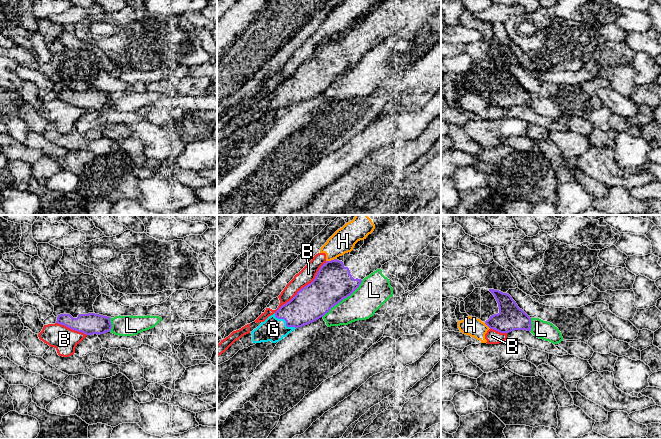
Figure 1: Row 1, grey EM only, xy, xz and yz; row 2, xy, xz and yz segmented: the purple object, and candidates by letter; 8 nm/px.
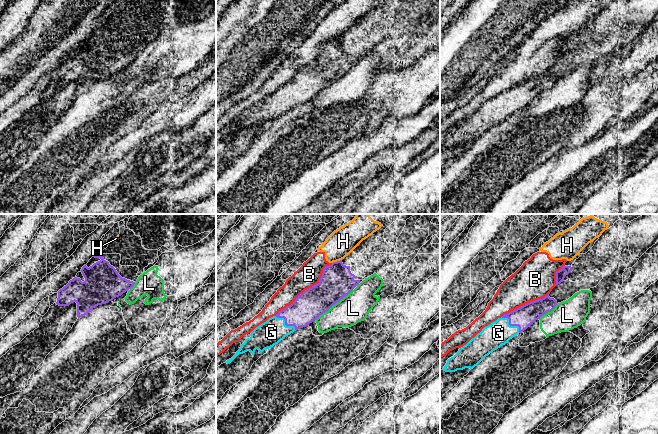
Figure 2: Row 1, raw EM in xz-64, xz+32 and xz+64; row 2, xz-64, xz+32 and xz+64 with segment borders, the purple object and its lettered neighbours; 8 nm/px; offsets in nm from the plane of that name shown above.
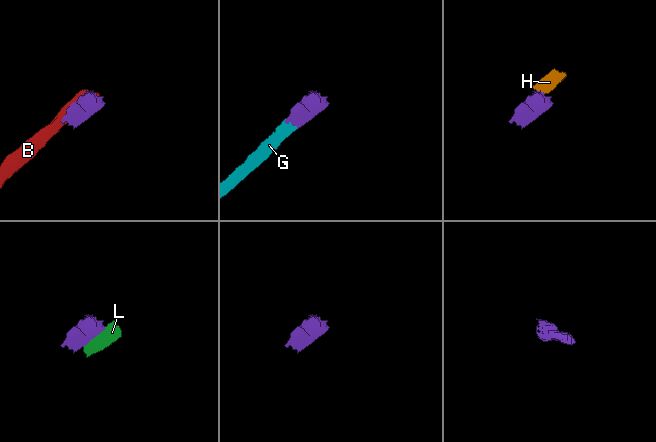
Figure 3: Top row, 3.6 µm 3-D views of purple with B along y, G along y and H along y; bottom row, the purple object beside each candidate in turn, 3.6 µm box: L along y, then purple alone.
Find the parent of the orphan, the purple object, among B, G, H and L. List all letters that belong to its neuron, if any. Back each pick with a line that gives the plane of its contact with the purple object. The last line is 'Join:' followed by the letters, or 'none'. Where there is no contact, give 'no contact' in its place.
G: meets purple in xz
Join: G

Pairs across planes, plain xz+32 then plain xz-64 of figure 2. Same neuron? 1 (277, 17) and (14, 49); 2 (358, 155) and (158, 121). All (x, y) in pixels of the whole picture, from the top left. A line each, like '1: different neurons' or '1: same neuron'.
1: same neuron
2: same neuron

